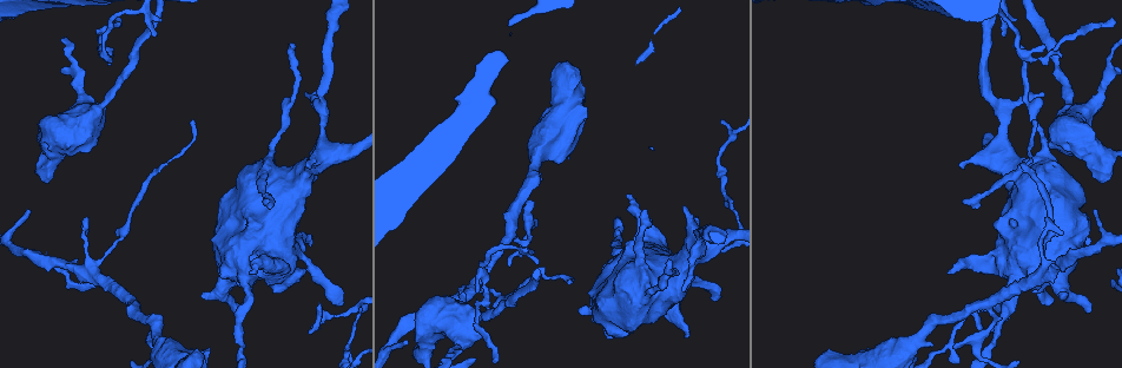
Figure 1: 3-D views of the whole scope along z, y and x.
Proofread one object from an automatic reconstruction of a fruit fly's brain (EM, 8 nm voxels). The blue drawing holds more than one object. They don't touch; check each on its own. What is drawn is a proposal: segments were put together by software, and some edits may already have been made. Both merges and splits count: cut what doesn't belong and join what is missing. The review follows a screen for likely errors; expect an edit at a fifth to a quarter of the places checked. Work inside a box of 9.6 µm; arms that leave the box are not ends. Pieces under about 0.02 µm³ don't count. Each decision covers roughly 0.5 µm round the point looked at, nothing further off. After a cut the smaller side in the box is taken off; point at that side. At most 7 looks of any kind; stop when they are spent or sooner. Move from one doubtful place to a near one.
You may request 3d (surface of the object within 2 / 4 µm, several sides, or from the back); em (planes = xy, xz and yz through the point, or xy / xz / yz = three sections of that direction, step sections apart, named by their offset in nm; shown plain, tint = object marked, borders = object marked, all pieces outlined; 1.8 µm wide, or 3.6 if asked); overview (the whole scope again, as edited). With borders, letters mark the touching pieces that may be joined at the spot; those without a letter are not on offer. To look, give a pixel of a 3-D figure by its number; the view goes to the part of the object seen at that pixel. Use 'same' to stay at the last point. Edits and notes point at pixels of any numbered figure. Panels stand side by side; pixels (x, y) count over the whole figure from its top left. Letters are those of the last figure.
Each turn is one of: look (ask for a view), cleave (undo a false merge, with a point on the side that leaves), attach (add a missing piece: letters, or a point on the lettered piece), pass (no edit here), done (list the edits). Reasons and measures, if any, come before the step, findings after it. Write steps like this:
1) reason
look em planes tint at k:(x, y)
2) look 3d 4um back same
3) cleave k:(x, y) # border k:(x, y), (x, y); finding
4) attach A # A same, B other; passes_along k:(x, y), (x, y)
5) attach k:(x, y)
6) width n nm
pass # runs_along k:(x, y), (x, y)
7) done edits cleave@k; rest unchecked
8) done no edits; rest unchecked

tapers out
look 3d 2um at 1:(100, 44)

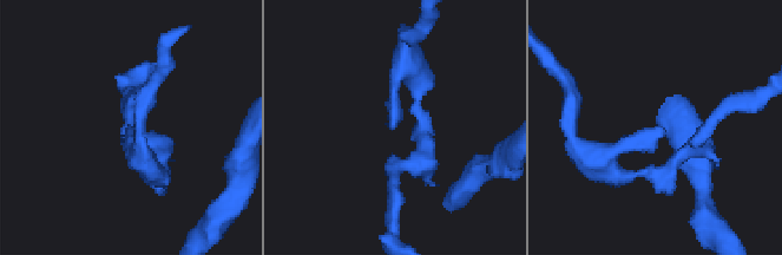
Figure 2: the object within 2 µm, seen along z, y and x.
now the EM
look em yz step 4 plain at 2:(664, 128)

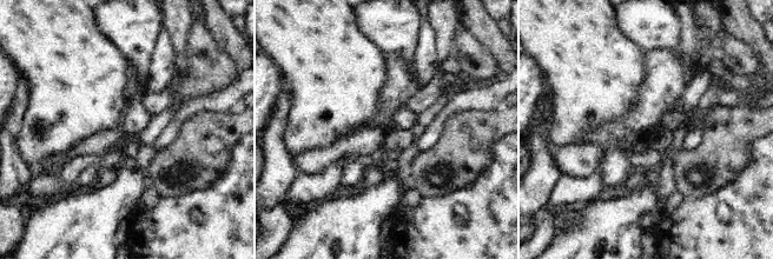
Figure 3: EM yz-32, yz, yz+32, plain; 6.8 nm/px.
see the neighbours
look em yz step 4 borders same

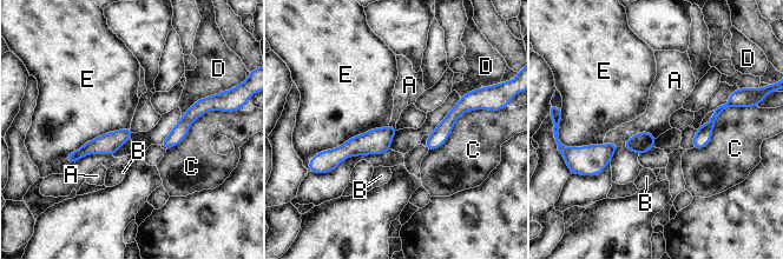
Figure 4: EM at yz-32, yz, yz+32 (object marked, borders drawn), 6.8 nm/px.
width 130 nm
pass # A other, B other, C other, D other, E other; runs_along 4:(393, 130), (376, 141), (330, 153); no lettered piece goes on from it

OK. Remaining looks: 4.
thick turns thin
look em planes plain at 1:(1042, 130)

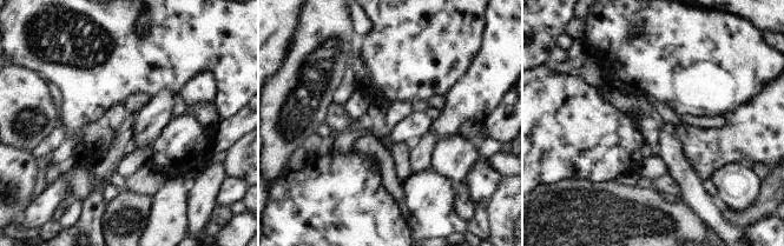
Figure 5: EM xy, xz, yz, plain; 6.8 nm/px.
look em planes borders same

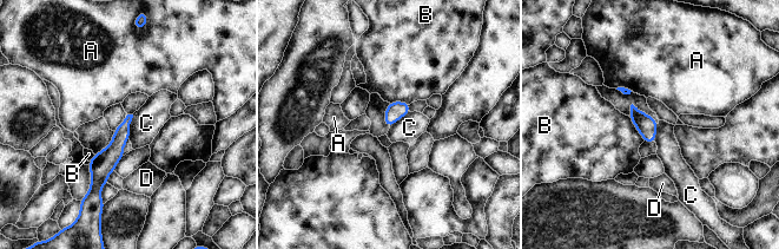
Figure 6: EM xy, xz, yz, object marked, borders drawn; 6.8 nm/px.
width 110 nm
pass # A other, B other, C other, D other; one neuron here

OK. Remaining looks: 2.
done no edits; rest unchecked

